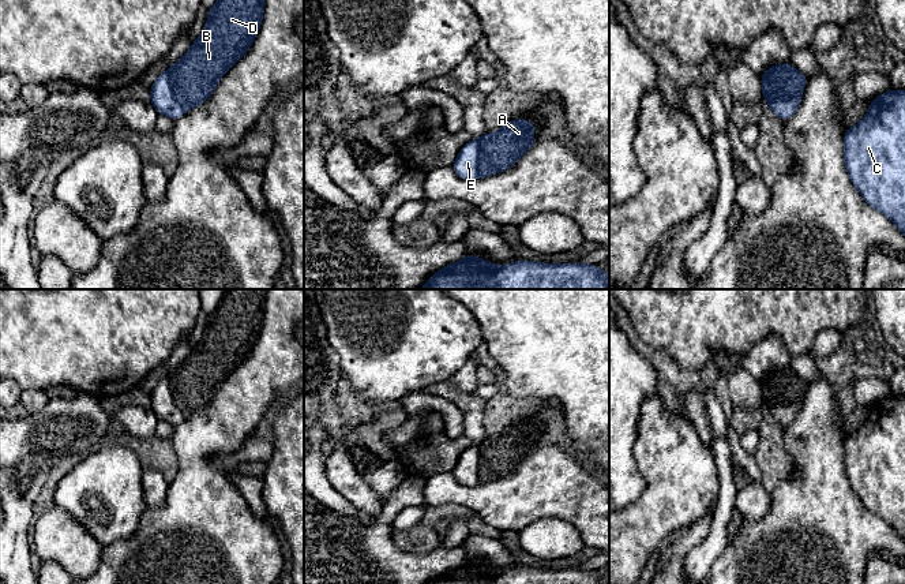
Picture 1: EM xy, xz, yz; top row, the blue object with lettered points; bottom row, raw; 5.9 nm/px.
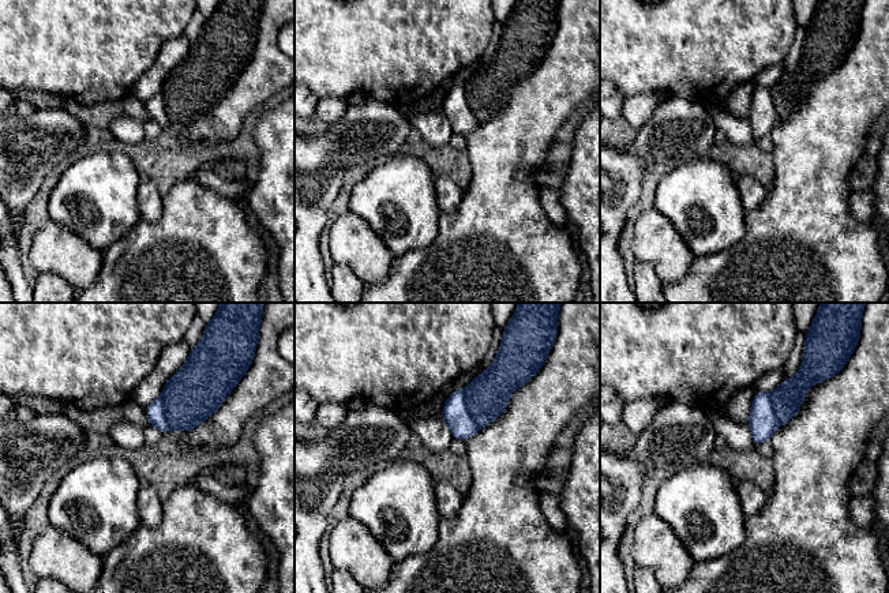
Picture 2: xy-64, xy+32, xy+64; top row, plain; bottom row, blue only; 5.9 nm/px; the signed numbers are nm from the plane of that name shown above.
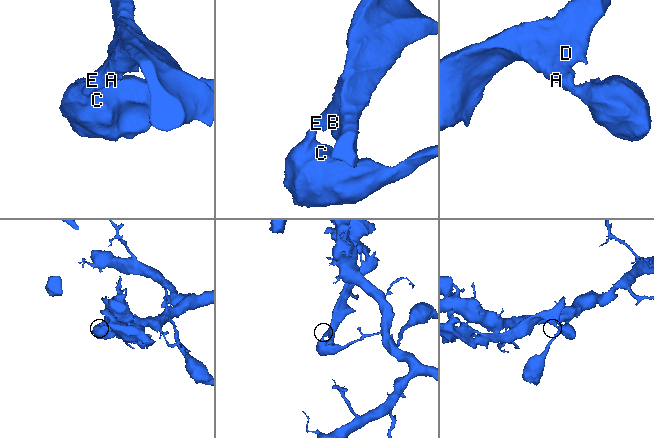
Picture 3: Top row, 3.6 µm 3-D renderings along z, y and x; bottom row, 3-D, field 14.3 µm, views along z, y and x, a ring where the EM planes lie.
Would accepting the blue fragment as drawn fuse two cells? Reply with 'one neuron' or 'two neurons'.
two neurons

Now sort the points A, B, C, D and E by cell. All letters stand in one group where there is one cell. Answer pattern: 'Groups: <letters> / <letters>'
Groups: A B D / C E

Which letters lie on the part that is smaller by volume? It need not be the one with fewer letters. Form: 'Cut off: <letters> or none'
Cut off: A, B, D

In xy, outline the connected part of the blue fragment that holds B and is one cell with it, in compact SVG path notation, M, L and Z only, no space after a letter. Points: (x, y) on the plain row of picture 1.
M226 289L217 308L209 315L202 340L177 368L169 371L172 394L185 416L203 409L222 381L249 355L263 325L266 295L267 289Z

